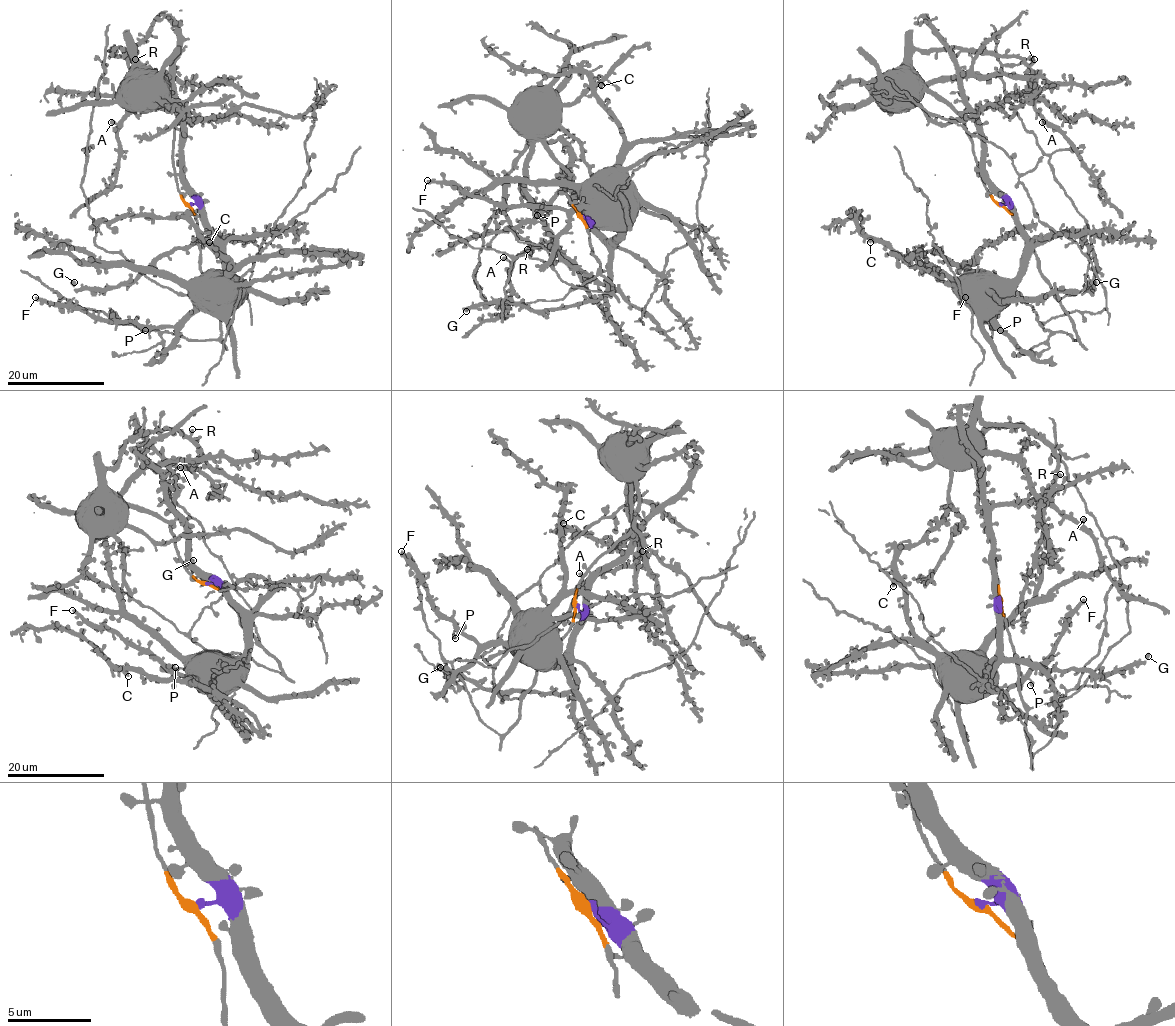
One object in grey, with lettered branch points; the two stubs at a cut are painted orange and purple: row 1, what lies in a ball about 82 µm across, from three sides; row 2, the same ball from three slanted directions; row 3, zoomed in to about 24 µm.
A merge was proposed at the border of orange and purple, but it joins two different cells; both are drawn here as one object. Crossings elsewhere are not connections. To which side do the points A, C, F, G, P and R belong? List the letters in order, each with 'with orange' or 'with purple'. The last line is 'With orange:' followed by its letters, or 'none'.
A: with orange
C: with purple
F: with purple
G: with purple
P: with purple
R: with orange
With orange: A, R

